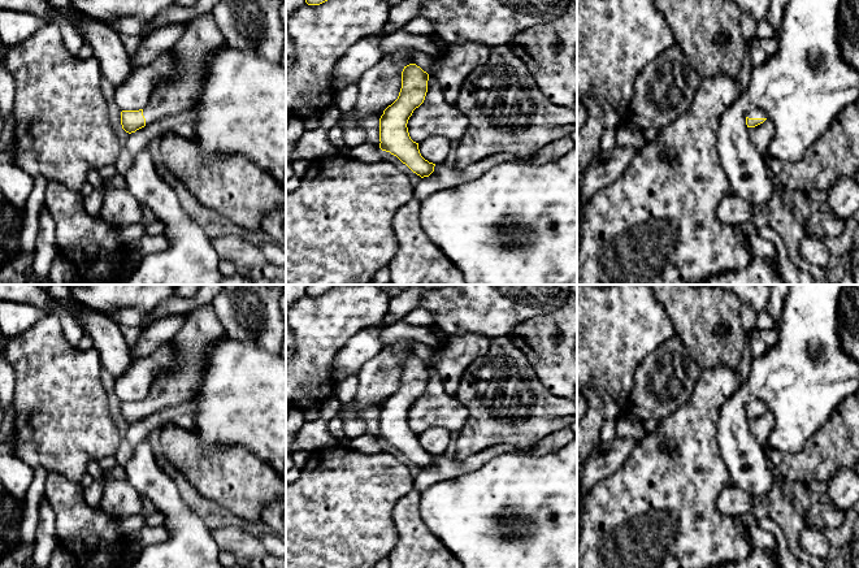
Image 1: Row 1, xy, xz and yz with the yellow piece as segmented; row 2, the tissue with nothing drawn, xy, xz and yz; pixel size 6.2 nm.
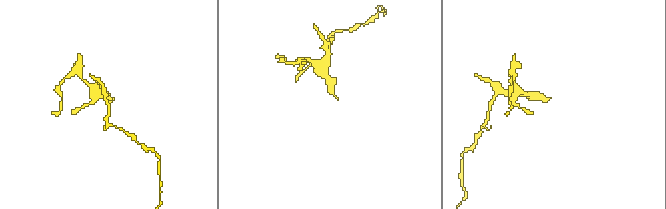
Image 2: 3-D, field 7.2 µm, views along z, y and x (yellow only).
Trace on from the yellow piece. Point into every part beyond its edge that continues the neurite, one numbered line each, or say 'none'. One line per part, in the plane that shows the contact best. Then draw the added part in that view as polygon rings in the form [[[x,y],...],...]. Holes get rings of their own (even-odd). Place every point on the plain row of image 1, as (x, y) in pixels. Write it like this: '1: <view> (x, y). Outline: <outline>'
1: yz (754, 403). Outline: [[[751,398],[747,403],[746,403],[746,408],[749,409],[767,409],[767,406],[763,400],[756,399],[756,398]]]

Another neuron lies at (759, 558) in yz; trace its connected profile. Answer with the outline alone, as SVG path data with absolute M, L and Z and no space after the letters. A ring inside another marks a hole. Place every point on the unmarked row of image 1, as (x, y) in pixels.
M752 549L746 559L729 562L712 568L782 568L780 562L776 562L771 551Z

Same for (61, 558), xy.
M58 546L52 554L48 568L79 568L79 565L70 552Z

